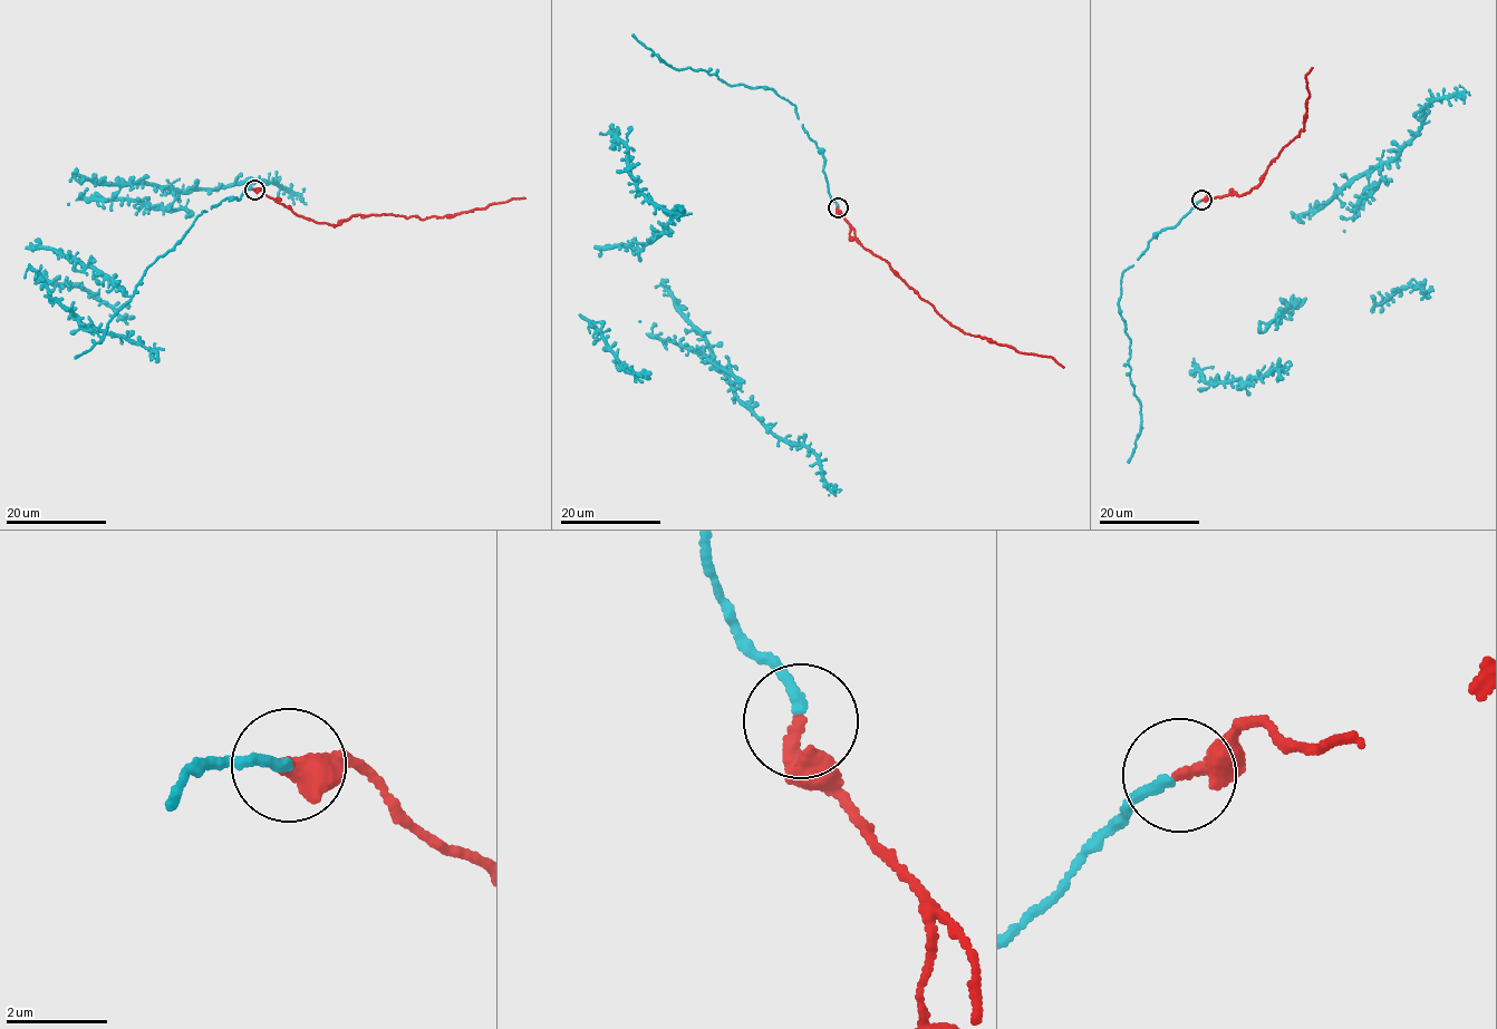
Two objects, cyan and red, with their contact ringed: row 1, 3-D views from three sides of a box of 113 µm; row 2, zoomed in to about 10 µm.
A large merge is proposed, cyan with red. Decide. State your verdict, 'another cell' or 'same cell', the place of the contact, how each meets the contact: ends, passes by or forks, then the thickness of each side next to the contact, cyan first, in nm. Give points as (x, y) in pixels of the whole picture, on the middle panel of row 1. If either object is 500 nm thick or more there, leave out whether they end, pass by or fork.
same cell; place (838, 207); cyan ends; red ends; calibres 180 and 260 nm

